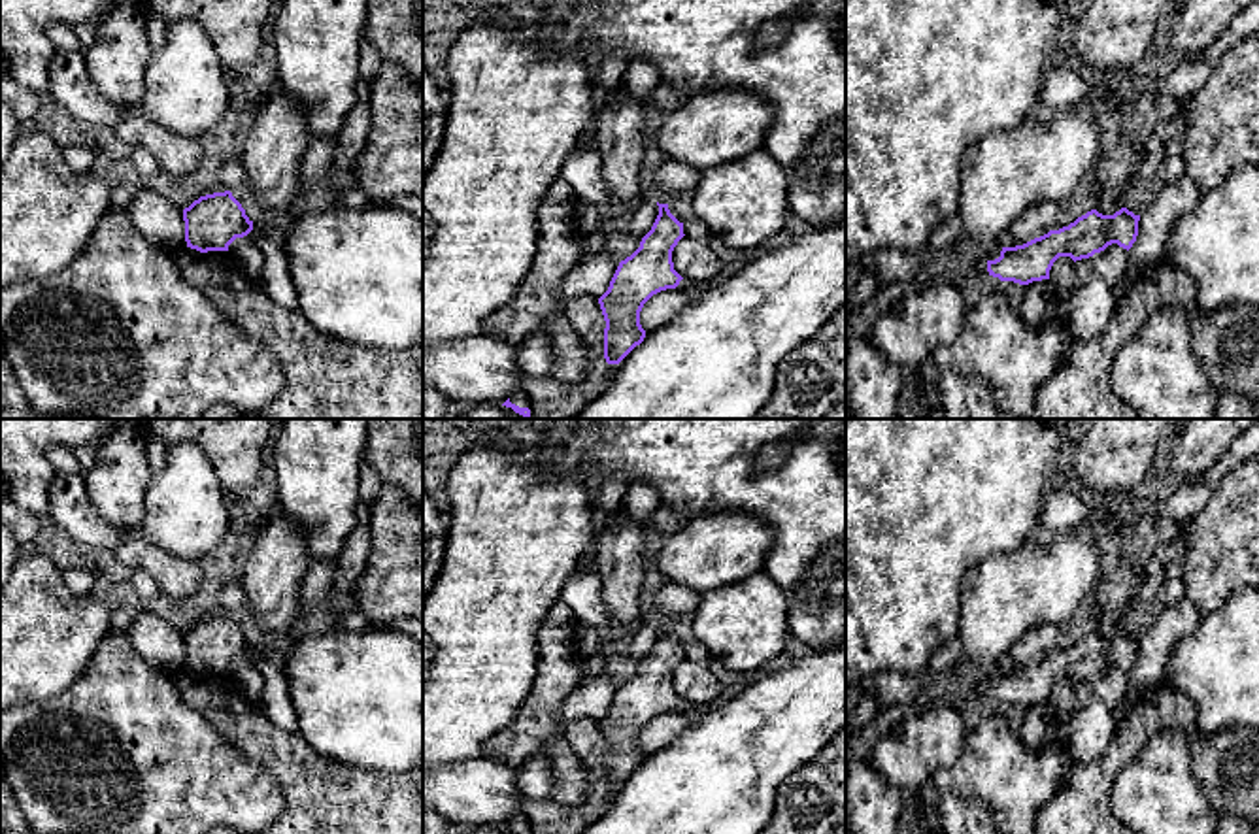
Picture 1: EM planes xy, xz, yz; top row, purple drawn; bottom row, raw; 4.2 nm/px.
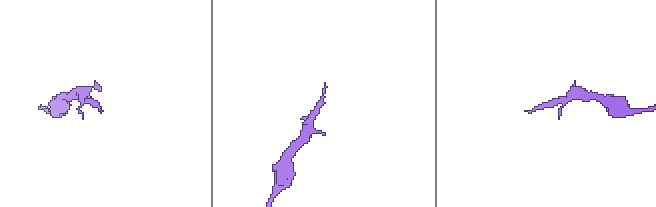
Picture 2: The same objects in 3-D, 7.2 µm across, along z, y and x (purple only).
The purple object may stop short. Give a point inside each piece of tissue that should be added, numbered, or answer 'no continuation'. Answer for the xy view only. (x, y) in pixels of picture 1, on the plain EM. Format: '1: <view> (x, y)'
no continuation

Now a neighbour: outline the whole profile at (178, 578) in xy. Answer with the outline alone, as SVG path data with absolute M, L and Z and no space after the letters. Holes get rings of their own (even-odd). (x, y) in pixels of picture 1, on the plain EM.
M132 532L117 549L115 557L128 570L143 570L153 575L162 594L174 600L194 596L204 570L200 562L174 557L138 532Z

